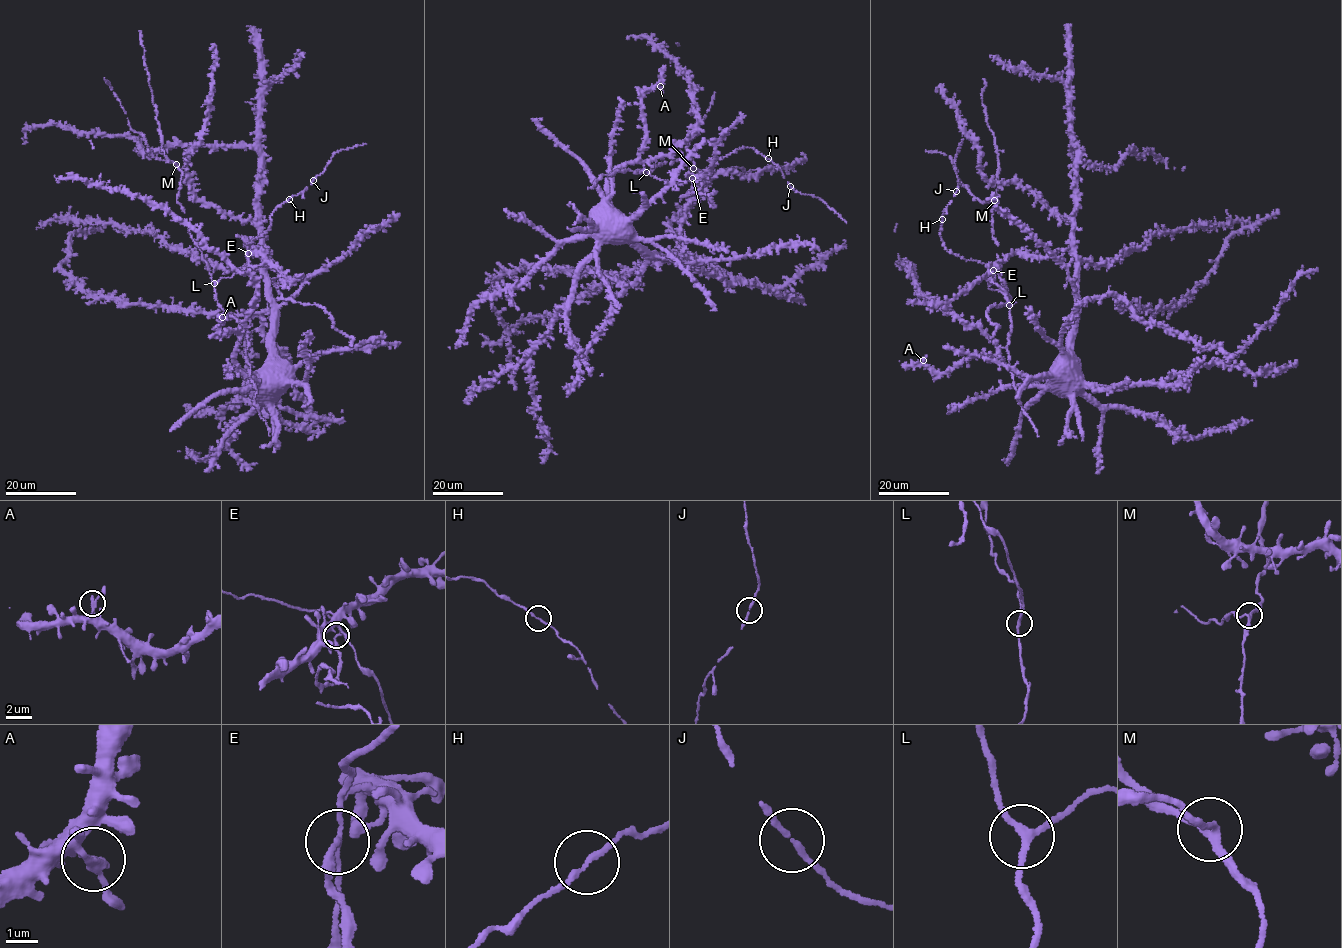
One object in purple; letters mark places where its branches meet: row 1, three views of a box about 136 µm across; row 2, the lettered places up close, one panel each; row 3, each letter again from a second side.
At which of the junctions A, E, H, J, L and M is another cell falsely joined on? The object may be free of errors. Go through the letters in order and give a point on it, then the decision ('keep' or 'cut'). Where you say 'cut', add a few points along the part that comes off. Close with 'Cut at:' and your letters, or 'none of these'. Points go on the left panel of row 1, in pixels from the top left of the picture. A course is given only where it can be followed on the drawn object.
A: place (222, 317); keep
E: place (248, 253); cut; course (247, 252), (250, 266), (264, 264), (276, 271), (281, 296), (323, 306), (334, 327), (353, 338), (352, 346)
H: place (289, 199); keep
J: place (313, 180); keep
L: place (214, 283); keep
M: place (176, 164); keep
Cut at: E

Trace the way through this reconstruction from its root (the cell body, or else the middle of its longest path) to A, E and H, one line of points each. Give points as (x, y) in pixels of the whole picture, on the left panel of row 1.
A: (257, 377), (240, 369), (235, 362), (240, 337), (237, 333), (228, 329), (221, 335), (218, 334), (222, 317)
E: (257, 377), (269, 355), (272, 301), (265, 294), (266, 254), (250, 251), (248, 241), (251, 247), (247, 252)
H: (257, 377), (269, 355), (272, 301), (266, 254), (245, 243), (251, 247), (268, 231), (271, 213), (289, 199)

